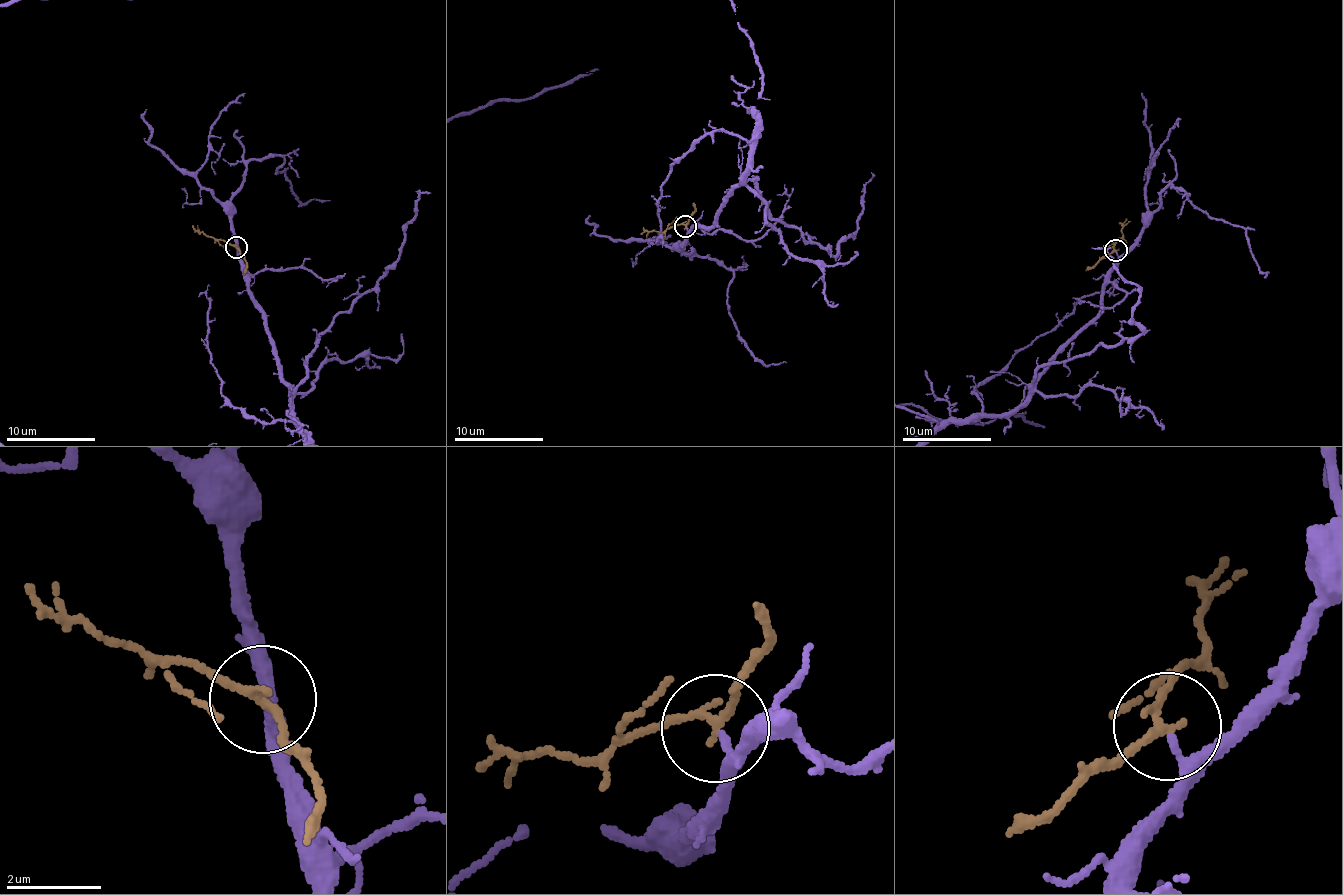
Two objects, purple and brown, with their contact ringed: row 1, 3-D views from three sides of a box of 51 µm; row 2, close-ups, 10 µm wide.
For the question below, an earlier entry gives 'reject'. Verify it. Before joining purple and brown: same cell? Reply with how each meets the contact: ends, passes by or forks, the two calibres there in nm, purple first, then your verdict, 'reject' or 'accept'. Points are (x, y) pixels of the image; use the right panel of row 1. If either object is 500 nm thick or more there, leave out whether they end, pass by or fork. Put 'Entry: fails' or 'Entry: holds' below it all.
purple passes by; brown passes by; 160 nm thick on the purple side, 160 nm on the other; accept
Entry: fails

